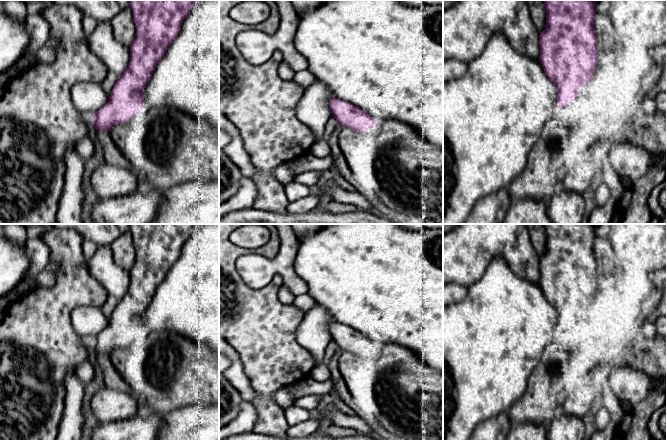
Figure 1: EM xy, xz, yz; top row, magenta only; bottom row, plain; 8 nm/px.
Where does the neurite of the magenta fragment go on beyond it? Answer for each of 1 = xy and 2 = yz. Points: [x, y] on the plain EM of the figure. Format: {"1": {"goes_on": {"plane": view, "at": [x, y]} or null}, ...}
{"1": {"goes_on": null}, "2": {"goes_on": null}}

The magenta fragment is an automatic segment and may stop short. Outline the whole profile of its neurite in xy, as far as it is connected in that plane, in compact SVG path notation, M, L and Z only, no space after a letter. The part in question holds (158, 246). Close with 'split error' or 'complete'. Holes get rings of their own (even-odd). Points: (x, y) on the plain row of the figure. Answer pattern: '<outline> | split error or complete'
M129 224L136 251L136 259L130 268L130 285L119 300L108 325L91 342L98 354L111 355L116 348L128 346L146 329L143 314L152 301L158 286L178 260L183 245L199 224Z | complete

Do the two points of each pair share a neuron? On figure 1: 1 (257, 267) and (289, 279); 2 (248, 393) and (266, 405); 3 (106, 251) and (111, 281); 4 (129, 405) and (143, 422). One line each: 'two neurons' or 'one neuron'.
1: one neuron
2: two neurons
3: one neuron
4: two neurons

